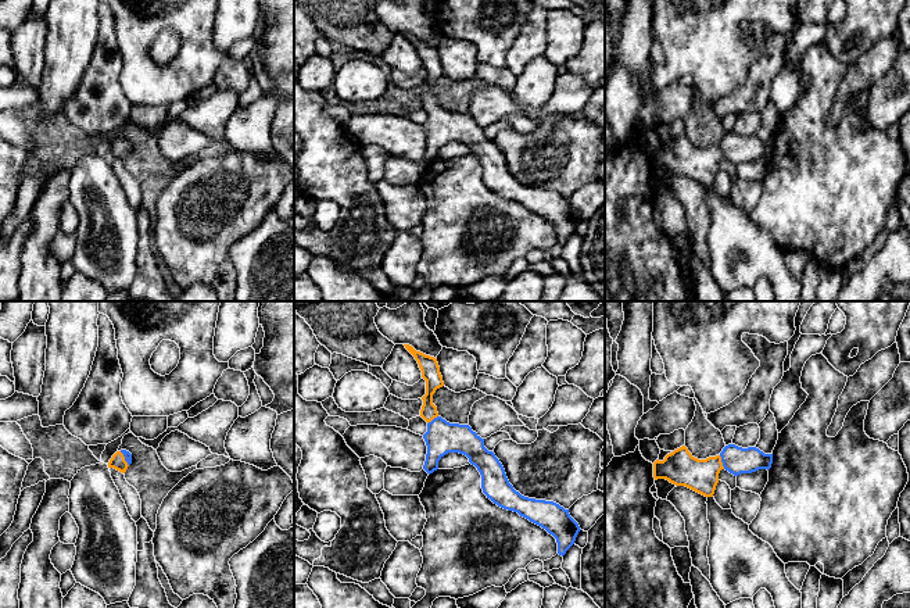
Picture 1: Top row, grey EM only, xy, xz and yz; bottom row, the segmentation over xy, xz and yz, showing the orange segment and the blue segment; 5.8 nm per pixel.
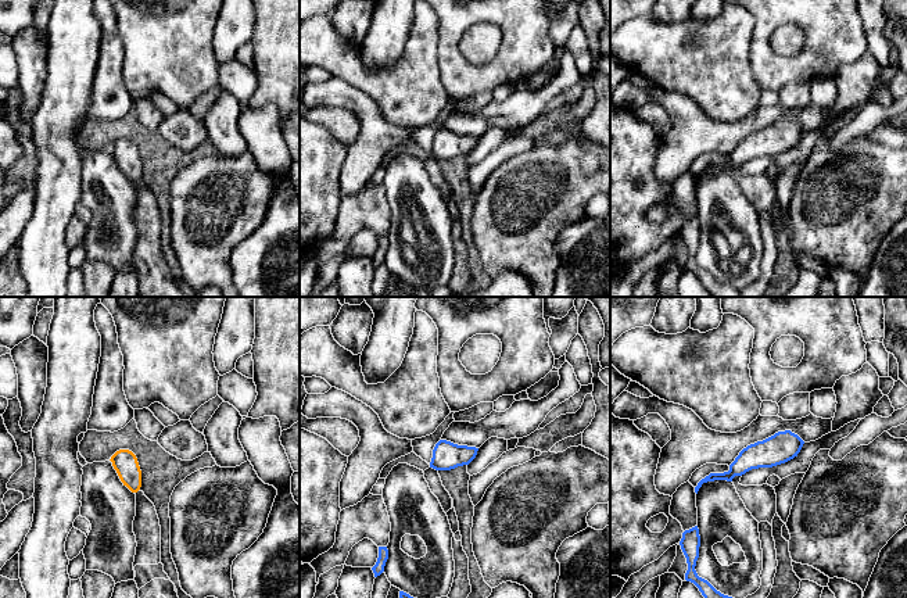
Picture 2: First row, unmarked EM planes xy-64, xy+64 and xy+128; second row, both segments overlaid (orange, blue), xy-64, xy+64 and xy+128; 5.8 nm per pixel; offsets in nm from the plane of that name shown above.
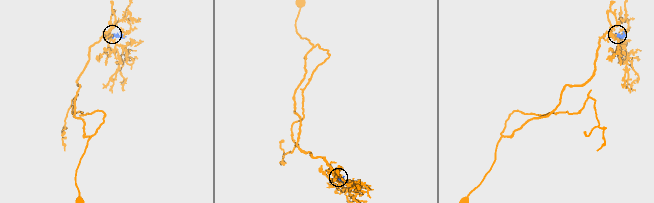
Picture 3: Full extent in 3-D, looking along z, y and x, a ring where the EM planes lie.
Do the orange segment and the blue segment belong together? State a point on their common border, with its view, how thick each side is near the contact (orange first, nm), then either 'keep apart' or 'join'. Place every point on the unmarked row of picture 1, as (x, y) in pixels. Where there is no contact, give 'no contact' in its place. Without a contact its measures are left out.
meets orange in yz at (722, 152); 200 nm thick on the orange side, 160 nm on the other; join

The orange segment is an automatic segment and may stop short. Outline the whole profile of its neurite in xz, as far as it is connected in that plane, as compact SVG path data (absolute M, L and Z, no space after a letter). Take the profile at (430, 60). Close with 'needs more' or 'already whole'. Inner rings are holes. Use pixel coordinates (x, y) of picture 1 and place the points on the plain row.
M409 33L404 35L418 50L422 67L426 69L426 83L422 86L420 99L420 105L427 111L427 121L423 124L427 135L423 158L429 164L433 162L438 158L438 150L448 142L466 144L481 164L481 178L487 187L545 218L556 228L558 243L563 246L581 219L569 199L553 190L522 185L509 172L495 143L484 136L484 128L469 114L449 112L443 108L433 93L433 83L444 75L437 47L416 40Z | needs more

